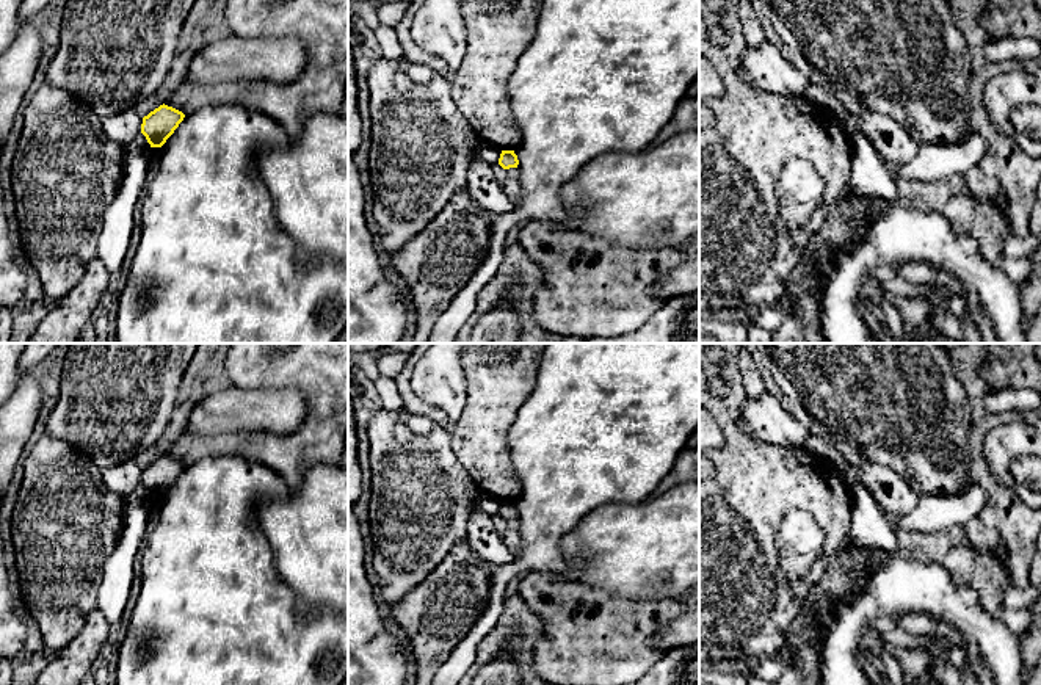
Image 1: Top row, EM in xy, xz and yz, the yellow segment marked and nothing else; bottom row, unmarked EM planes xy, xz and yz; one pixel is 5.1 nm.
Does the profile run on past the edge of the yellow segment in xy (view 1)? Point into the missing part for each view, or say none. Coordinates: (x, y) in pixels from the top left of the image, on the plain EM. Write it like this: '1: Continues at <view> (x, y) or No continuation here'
1: No continuation here

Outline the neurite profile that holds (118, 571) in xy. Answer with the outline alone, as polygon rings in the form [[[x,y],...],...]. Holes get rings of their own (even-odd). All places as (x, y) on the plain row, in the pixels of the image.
[[[140,484],[124,498],[124,527],[103,564],[97,608],[110,629],[119,624],[133,583],[133,566],[147,536],[151,495]]]

